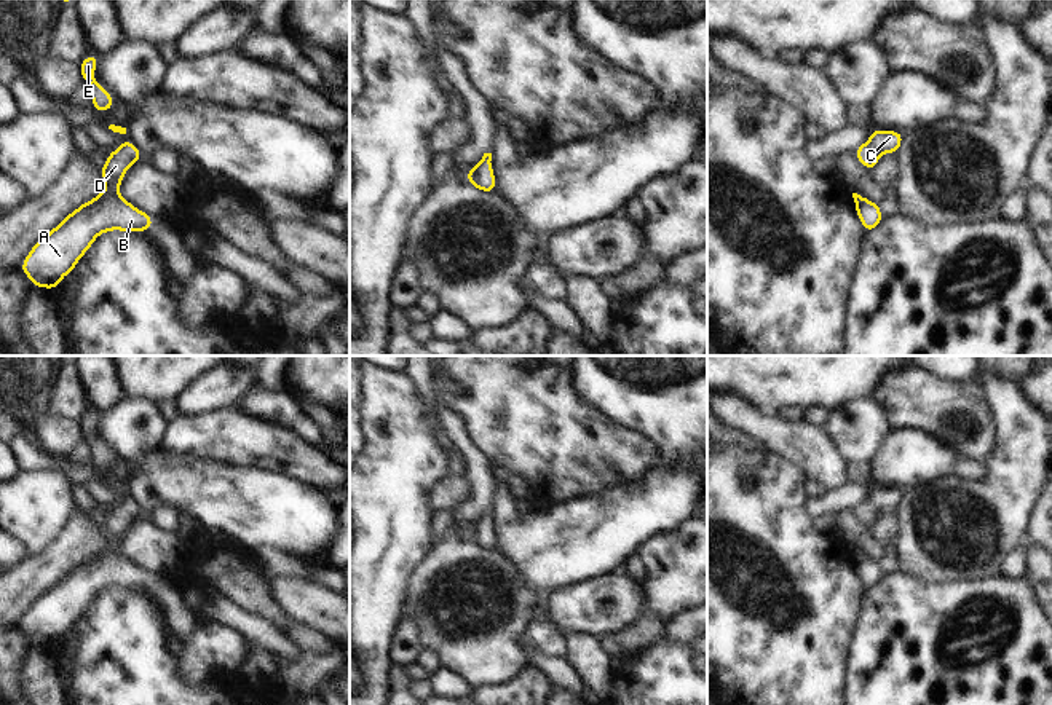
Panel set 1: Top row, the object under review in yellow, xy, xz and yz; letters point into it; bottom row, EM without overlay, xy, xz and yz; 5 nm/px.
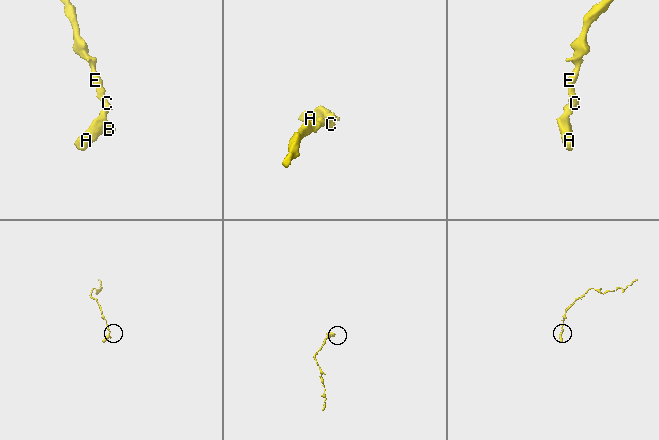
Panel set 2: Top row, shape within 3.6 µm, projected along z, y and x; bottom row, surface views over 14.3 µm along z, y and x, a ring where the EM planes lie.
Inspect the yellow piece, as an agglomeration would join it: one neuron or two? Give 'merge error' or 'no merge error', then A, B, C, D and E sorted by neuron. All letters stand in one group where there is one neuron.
no merge error; A B C D E

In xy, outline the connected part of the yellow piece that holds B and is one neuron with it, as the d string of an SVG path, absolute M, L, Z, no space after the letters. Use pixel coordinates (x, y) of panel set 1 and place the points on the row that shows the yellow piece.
M126 137L120 148L109 153L101 169L105 190L69 214L29 250L21 270L35 287L54 290L101 233L110 230L144 233L153 225L148 214L118 195L128 167L142 156Z

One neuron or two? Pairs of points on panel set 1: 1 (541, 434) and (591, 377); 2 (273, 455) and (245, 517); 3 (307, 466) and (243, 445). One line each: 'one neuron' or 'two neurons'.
1: two neurons
2: two neurons
3: one neuron

